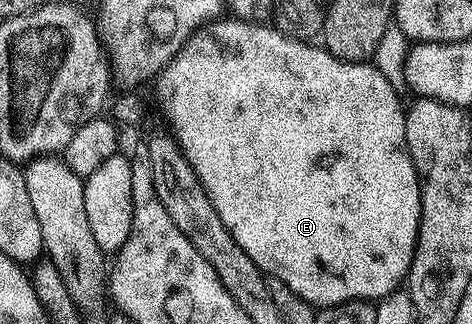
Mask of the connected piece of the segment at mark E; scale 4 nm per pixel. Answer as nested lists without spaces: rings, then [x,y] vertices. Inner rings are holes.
[[[220,16],[200,26],[180,47],[187,58],[179,58],[183,62],[179,82],[191,82],[191,78],[207,74],[195,62],[207,58],[207,46],[215,46],[211,70],[215,70],[215,82],[223,82],[231,74],[231,114],[223,110],[223,102],[211,114],[211,102],[215,102],[211,94],[199,98],[199,94],[191,94],[191,86],[175,86],[179,94],[175,94],[174,137],[213,200],[221,224],[229,228],[229,236],[245,248],[245,256],[264,275],[285,280],[297,296],[316,308],[384,298],[404,285],[421,210],[419,177],[405,144],[407,115],[400,91],[374,65],[342,62],[322,45],[285,36],[274,25],[259,24]],[[227,118],[231,118],[231,134],[227,134]]]

